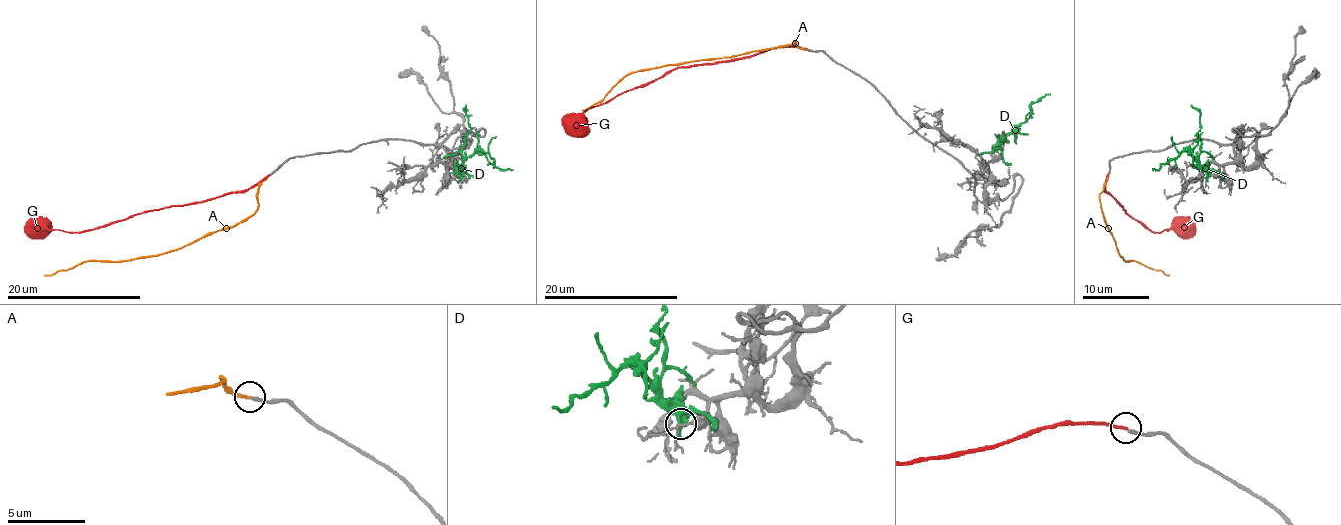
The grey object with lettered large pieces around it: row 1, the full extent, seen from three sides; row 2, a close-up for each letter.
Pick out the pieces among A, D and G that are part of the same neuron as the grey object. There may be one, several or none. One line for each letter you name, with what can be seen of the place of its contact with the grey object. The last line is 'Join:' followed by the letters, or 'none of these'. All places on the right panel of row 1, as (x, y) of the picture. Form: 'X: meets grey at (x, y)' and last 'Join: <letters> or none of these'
A: meets grey at (1108, 175)
Join: A

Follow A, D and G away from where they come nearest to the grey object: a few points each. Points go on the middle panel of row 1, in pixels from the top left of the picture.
A: (807, 50), (795, 41), (767, 50), (631, 71), (601, 100), (582, 110)
D: (999, 148), (999, 142), (1020, 127), (1035, 101), (1050, 93)
G: (807, 48), (765, 50), (738, 60), (681, 66), (589, 107), (570, 125), (569, 133)

